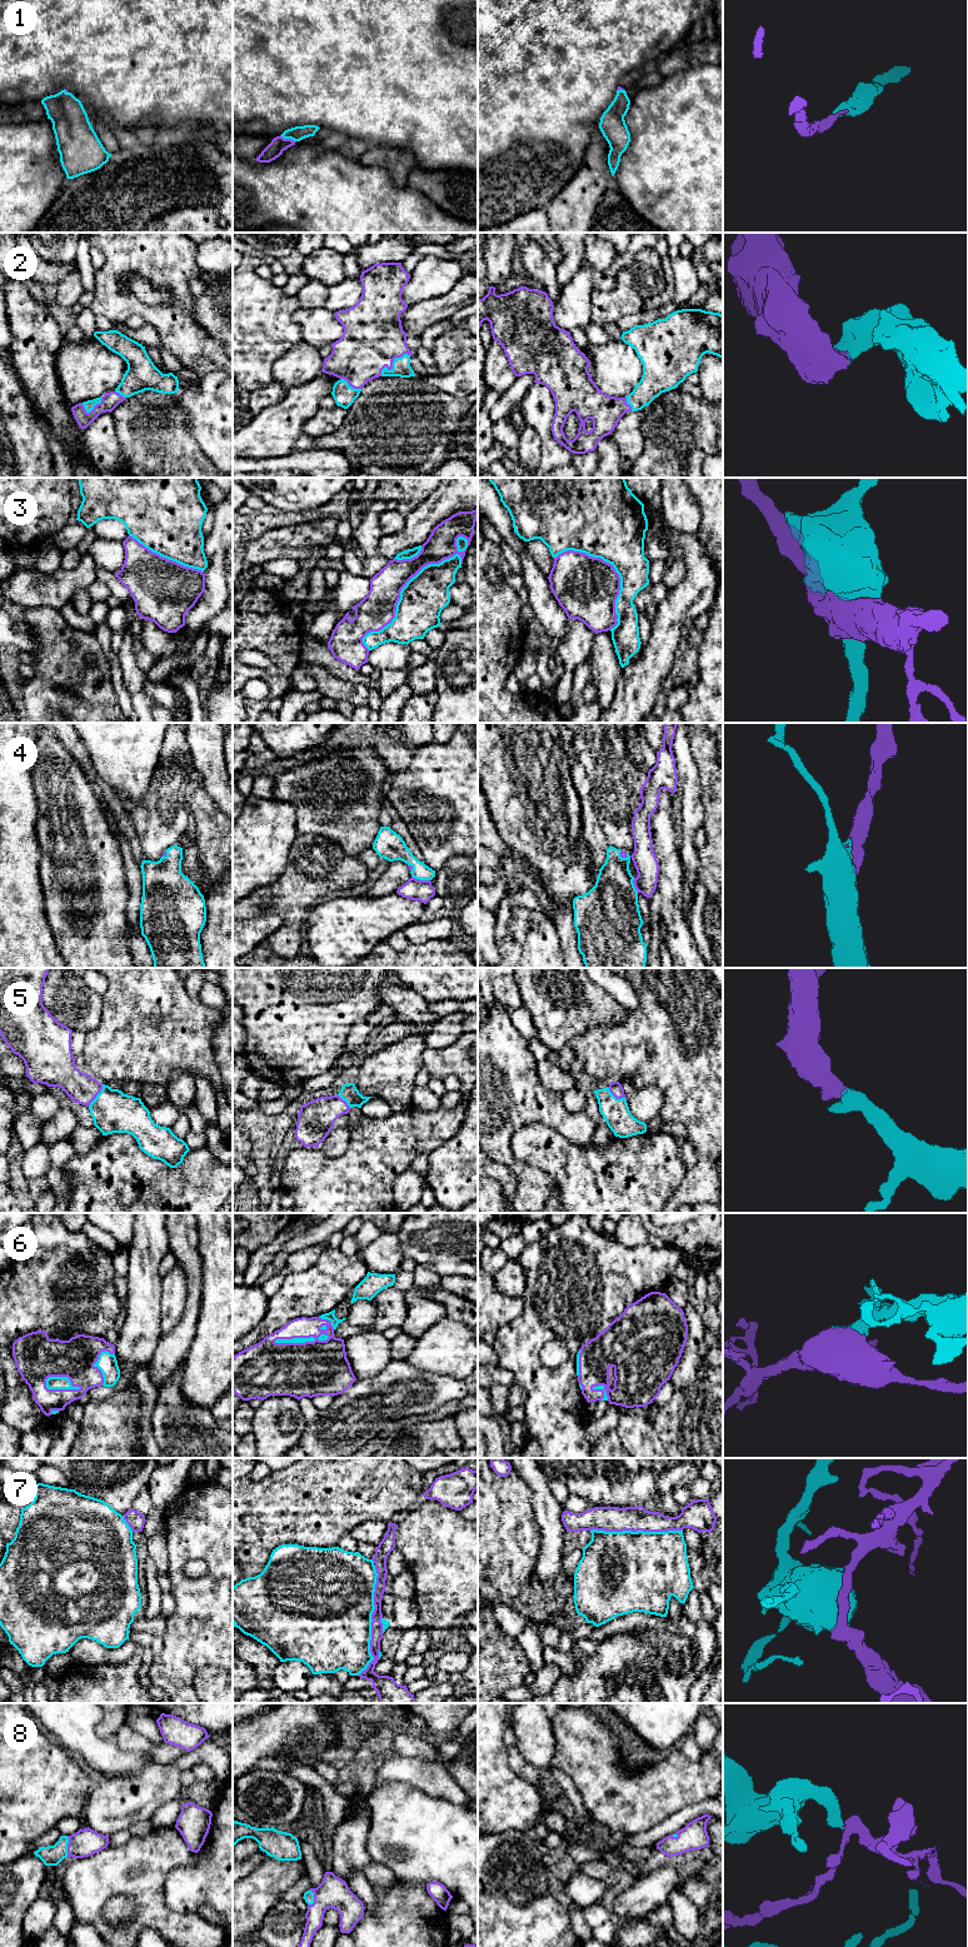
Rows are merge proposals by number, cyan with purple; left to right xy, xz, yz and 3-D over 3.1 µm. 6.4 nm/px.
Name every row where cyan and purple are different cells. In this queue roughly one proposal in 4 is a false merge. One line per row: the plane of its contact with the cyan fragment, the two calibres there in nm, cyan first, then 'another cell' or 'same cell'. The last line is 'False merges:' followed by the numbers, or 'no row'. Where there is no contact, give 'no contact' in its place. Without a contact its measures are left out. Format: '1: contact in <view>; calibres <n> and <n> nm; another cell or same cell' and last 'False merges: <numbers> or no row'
1: contact in xz; calibres 90 and 100 nm; same cell
2: contact in xz; calibres 120 and 380 nm; same cell
3: contact in xz; calibres 280 and 220 nm; another cell
4: contact in xz; calibres 140 and 140 nm; same cell
5: contact in xy; calibres 280 and 190 nm; same cell
6: contact in xz; calibres 30 and 360 nm; same cell
7: contact in xz; calibres 500 and 80 nm; another cell
8: contact in xy; calibres 130 and 180 nm; same cell
False merges: 3, 7

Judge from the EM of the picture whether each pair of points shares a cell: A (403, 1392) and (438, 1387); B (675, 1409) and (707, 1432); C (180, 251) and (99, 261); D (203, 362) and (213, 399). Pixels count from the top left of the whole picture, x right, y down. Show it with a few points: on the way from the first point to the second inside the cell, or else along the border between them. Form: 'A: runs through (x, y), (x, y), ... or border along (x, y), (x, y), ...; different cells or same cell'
A: runs through (412, 1391), (429, 1391); same cell
B: runs through (683, 1417), (699, 1432); same cell
C: border along (93, 245), (100, 249), (105, 259), (96, 273); different cells
D: border along (219, 370), (200, 375); different cells

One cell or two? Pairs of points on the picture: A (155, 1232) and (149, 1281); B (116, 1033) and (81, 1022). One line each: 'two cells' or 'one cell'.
A: one cell
B: two cells

